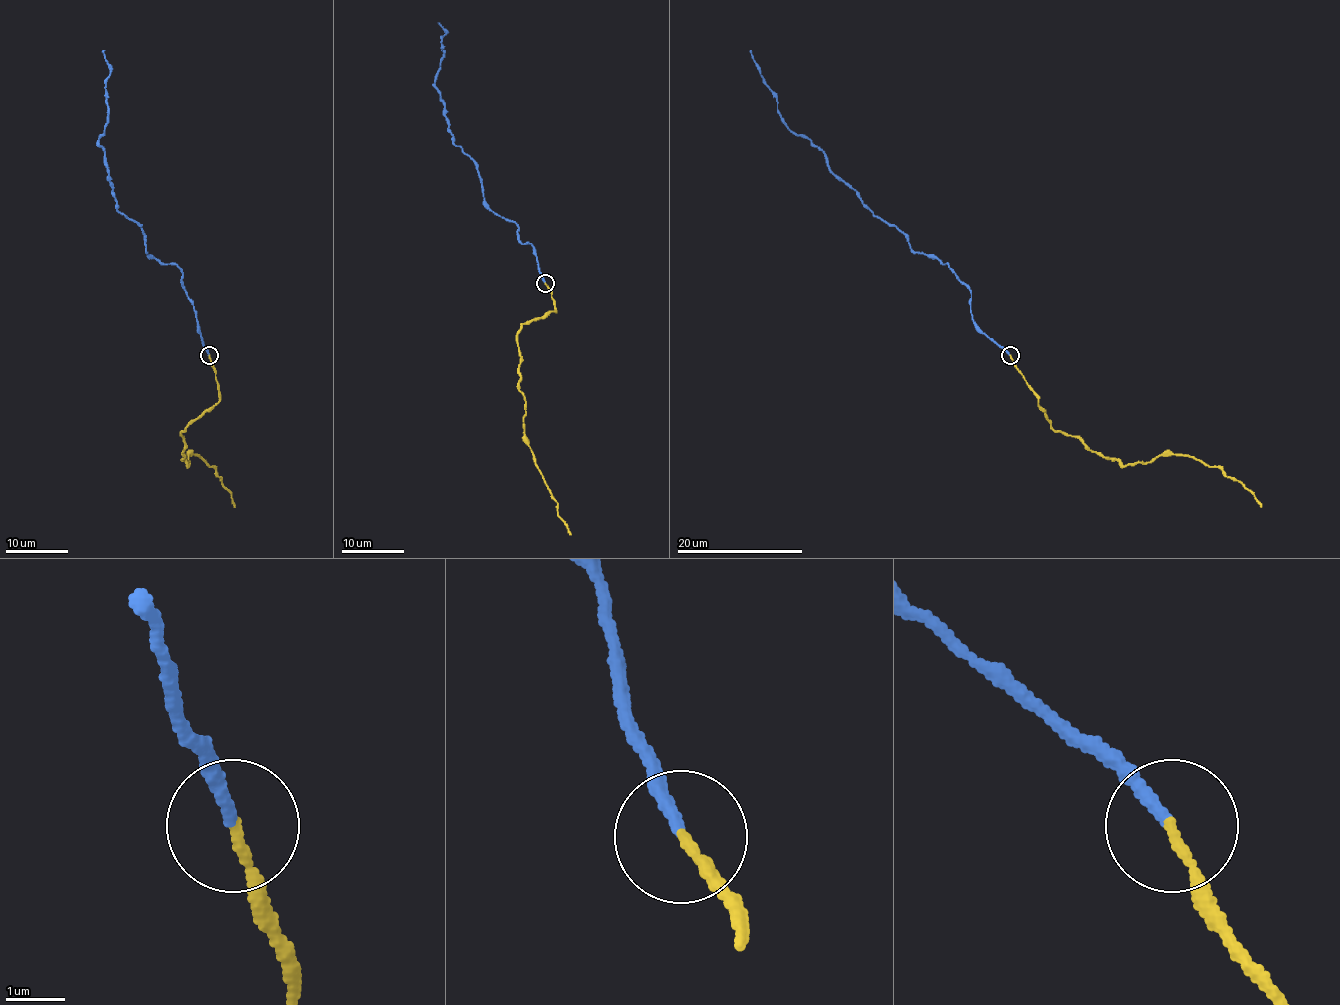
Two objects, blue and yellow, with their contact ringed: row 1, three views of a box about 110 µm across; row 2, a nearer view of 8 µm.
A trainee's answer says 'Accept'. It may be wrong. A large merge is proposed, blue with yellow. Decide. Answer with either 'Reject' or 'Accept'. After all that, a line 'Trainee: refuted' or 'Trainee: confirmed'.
Accept
Trainee: confirmed

